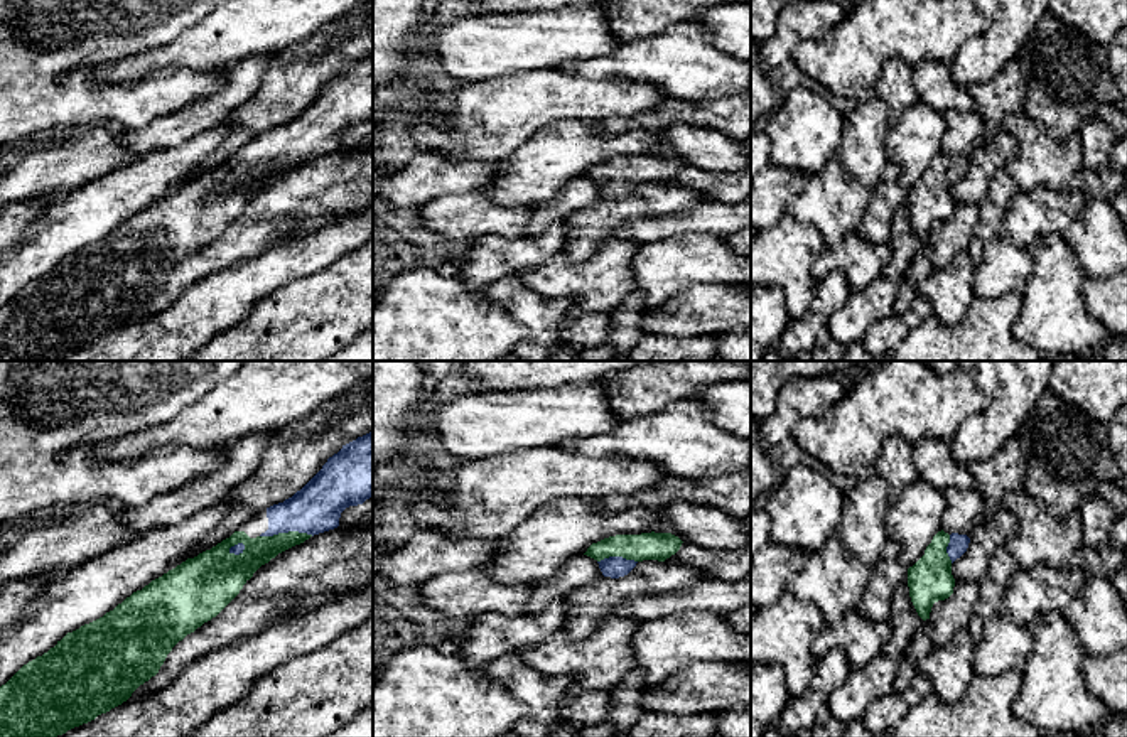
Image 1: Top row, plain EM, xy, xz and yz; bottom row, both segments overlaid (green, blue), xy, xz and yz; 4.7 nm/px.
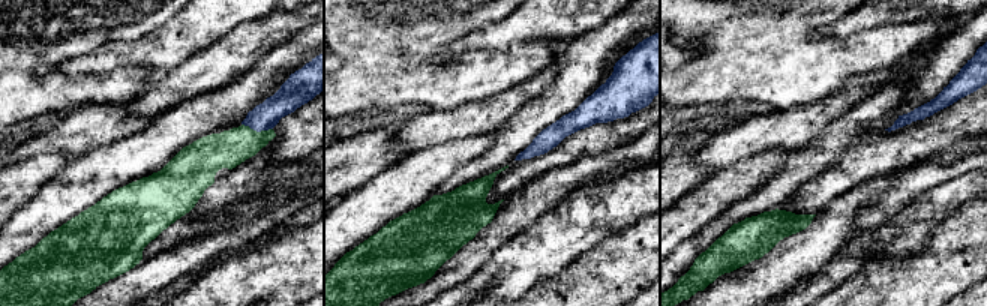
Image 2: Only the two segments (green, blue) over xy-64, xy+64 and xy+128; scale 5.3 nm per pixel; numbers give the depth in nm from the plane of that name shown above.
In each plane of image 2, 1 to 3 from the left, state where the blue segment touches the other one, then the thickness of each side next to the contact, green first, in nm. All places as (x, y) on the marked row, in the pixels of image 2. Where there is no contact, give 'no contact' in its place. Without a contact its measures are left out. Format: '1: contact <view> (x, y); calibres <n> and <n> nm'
1: contact xy-64 (255, 131); calibres 200 and 150 nm
2: no contact
3: no contact

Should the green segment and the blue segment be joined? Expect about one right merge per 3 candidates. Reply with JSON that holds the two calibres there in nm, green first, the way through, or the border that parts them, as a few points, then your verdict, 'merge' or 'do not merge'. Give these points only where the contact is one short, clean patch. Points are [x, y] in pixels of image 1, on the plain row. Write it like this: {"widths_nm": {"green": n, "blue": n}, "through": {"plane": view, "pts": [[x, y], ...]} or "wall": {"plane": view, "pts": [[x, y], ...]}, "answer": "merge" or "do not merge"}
{"widths_nm": {"green": 140, "blue": 240}, "answer": "merge"}

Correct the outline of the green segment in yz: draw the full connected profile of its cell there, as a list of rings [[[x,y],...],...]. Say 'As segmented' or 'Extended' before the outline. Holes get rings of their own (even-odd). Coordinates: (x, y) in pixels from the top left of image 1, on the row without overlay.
Extended. [[[938,153],[925,177],[908,191],[908,209],[918,238],[926,243],[935,224],[953,216],[952,186],[968,170],[970,160],[958,155]]]

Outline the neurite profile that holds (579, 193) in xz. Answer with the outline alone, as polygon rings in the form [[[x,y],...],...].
[[[587,177],[574,179],[557,196],[533,204],[528,233],[543,233],[553,224],[564,224],[574,212],[601,199],[597,182]]]

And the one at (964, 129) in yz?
[[[950,110],[943,113],[946,132],[943,137],[941,152],[948,157],[970,157],[984,135],[984,121],[980,113],[973,110]]]

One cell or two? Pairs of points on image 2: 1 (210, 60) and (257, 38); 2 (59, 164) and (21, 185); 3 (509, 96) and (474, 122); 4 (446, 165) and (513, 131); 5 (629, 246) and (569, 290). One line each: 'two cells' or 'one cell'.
1: one cell
2: one cell
3: one cell
4: two cells
5: one cell

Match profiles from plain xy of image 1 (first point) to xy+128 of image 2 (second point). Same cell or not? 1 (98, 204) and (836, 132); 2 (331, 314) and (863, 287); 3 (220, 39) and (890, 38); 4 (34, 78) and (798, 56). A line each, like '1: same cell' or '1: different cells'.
1: different cells
2: same cell
3: different cells
4: same cell

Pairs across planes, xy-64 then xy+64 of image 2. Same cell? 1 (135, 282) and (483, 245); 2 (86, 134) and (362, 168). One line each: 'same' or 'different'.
1: different
2: same

